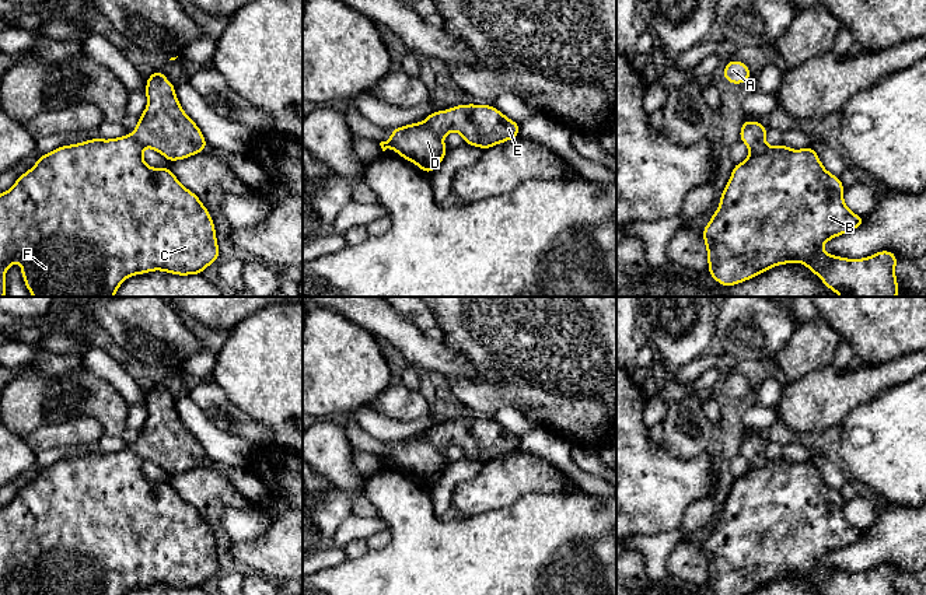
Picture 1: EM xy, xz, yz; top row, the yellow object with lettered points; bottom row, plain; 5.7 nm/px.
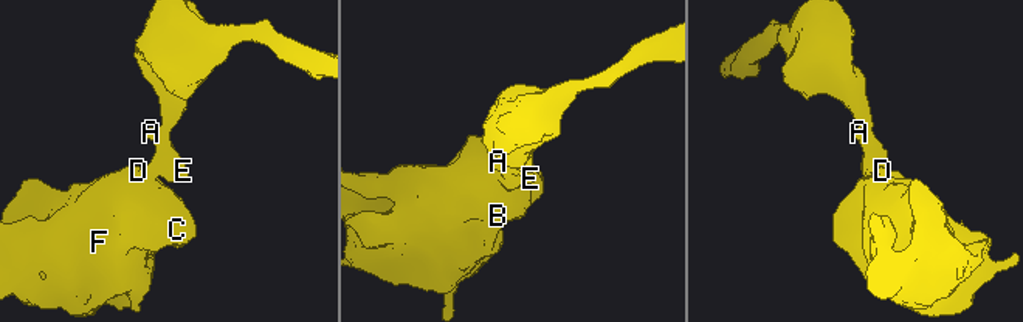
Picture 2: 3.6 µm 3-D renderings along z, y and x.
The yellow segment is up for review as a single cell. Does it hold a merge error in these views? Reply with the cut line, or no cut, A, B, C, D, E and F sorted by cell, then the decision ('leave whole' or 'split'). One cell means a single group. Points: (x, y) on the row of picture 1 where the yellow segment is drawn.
cut none; groups A B C D E F; leave whole

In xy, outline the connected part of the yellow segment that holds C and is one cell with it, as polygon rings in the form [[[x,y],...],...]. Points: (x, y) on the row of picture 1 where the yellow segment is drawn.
[[[160,69],[147,77],[147,106],[132,134],[118,139],[90,139],[62,146],[41,155],[15,183],[0,193],[0,297],[4,297],[7,269],[18,260],[28,291],[34,297],[113,297],[133,274],[163,270],[171,274],[200,274],[220,256],[216,228],[200,199],[188,190],[170,168],[150,168],[143,150],[151,147],[170,162],[202,153],[207,144],[198,125],[184,112],[171,84]]]

